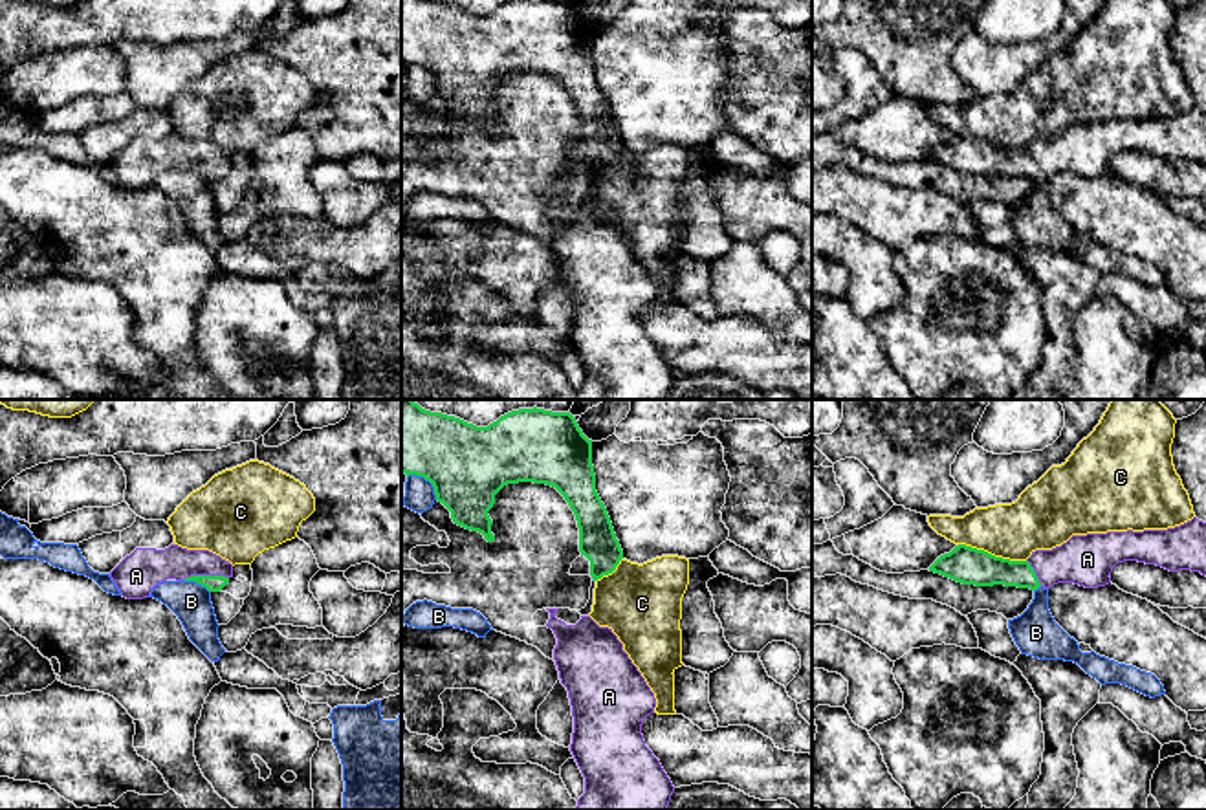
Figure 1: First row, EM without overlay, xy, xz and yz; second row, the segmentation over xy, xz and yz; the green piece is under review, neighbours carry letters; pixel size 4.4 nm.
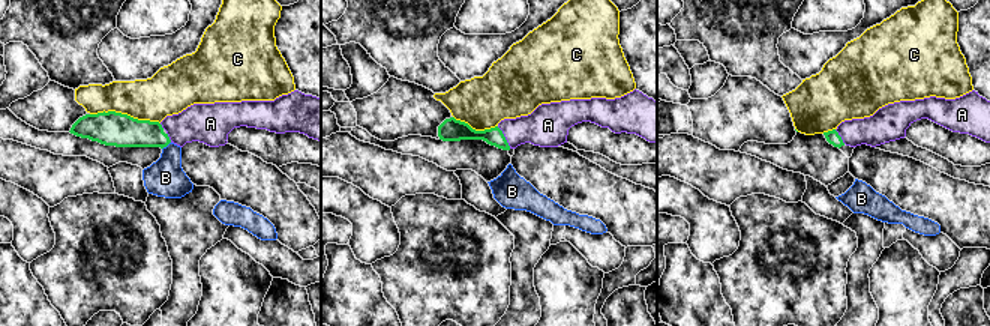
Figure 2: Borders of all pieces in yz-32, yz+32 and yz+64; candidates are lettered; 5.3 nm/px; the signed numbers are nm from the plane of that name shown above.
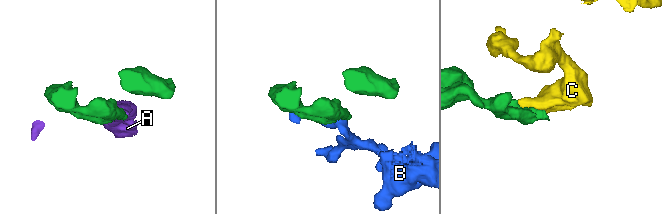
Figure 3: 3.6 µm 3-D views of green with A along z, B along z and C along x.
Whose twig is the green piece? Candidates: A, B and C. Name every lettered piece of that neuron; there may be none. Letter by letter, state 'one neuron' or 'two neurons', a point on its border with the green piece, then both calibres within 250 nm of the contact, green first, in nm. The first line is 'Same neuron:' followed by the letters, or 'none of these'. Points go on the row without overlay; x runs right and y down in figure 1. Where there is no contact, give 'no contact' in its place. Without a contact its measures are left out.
Same neuron: A
A: one neuron; contact xy (204, 165); calibres 80 and 170 nm
B: two neurons; contact xy (197, 171); calibres 80 and 170 nm
C: two neurons; contact yz (990, 143); calibres 170 and 260 nm

